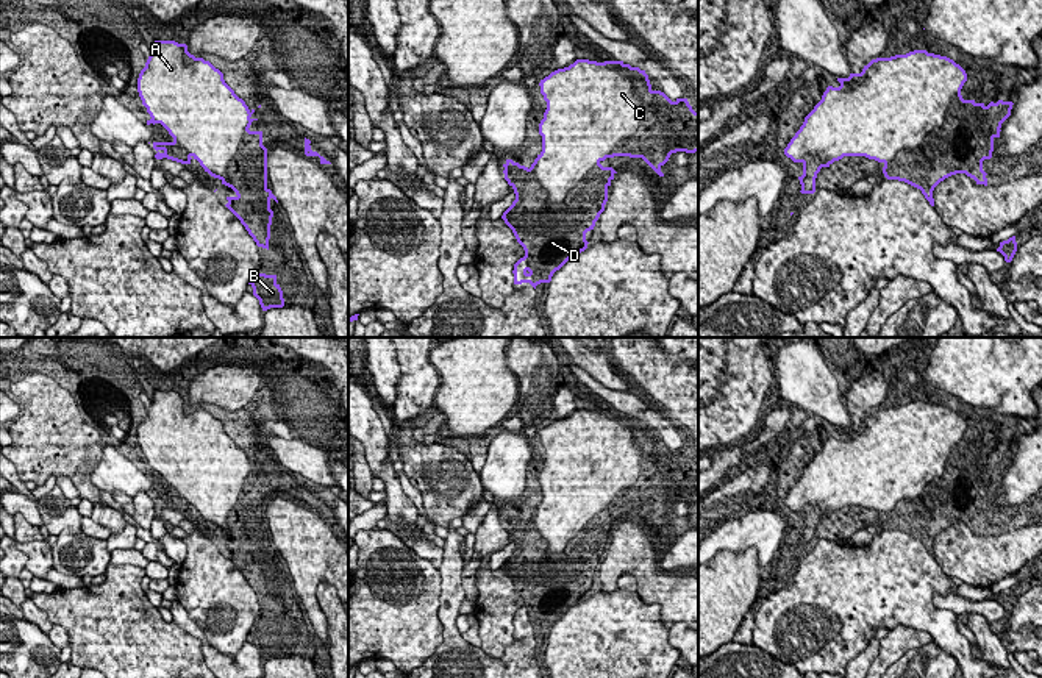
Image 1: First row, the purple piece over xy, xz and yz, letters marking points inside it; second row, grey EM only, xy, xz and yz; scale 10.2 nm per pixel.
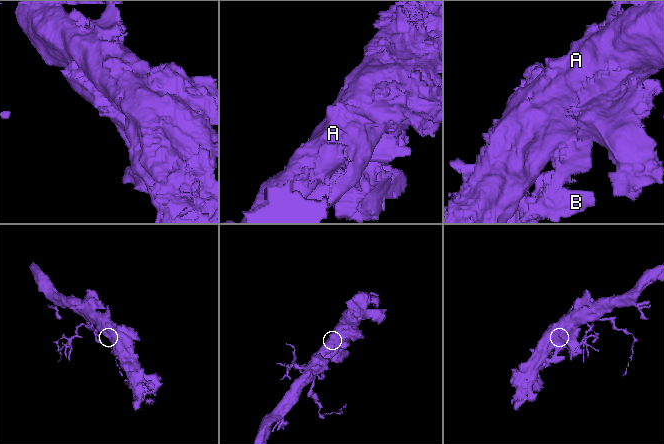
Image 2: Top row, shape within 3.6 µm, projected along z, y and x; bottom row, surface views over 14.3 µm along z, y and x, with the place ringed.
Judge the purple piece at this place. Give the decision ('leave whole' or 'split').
leave whole

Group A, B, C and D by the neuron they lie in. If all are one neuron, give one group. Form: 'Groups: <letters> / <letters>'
Groups: A B C D

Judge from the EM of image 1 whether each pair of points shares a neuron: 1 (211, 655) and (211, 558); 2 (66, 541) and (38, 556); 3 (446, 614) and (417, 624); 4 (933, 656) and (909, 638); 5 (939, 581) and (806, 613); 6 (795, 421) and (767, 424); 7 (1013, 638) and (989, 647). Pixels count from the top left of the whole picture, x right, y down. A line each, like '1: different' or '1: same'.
1: different
2: different
3: different
4: different
5: same
6: same
7: different

